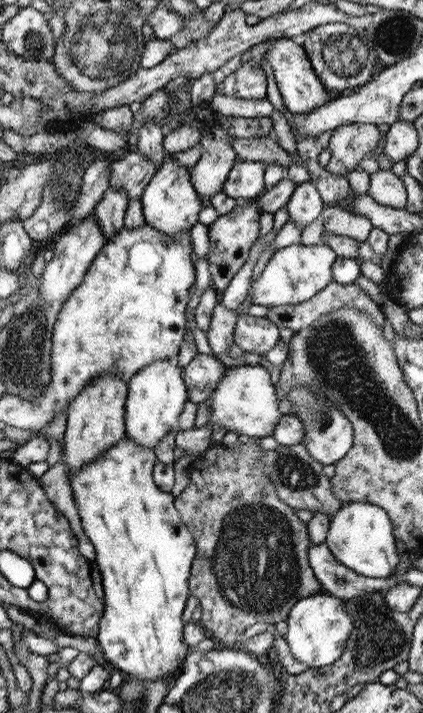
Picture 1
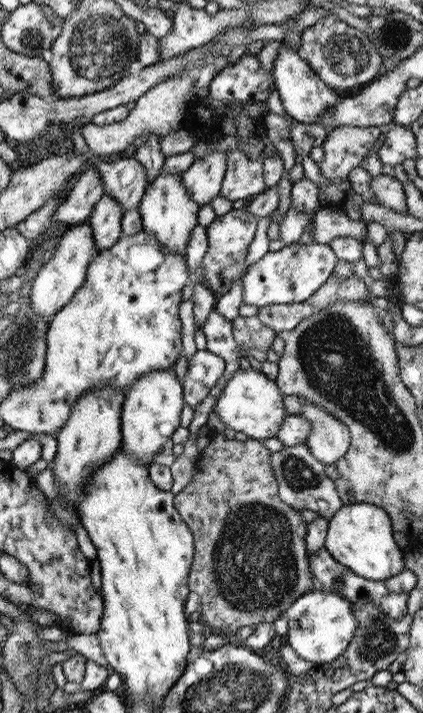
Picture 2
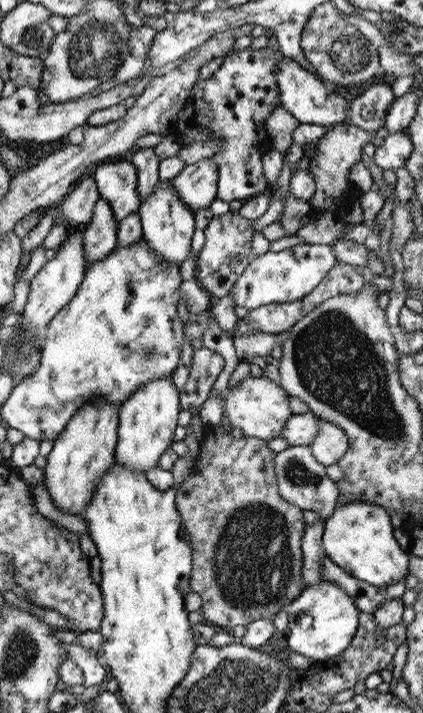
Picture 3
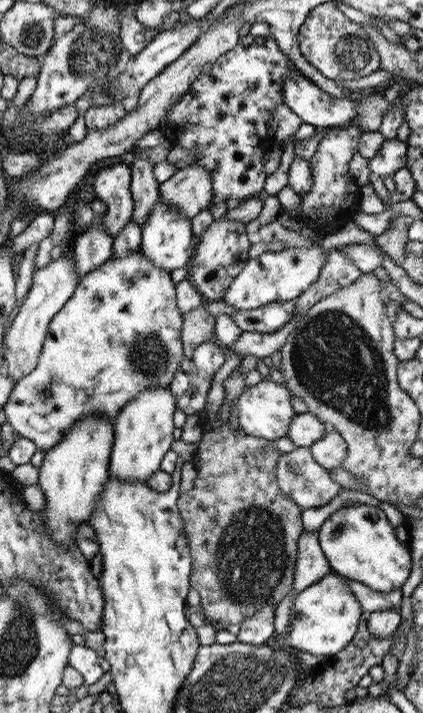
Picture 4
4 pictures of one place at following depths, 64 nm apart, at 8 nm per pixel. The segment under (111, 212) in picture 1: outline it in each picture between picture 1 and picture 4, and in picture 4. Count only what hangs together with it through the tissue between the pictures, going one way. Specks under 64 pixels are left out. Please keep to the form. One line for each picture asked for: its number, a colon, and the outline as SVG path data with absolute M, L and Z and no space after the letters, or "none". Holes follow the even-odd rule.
2: M103 196L91 216L89 216L89 228L91 228L91 238L93 238L93 246L95 246L95 254L109 250L121 236L121 218L123 218L123 210L121 206L109 198Z
3: M97 200L93 206L93 216L89 220L89 226L83 228L83 258L85 258L85 270L91 264L97 264L109 256L117 246L117 228L119 224L113 220L109 204L103 200Z
4: M95 200L91 204L91 212L95 214L95 222L91 228L87 228L81 234L73 236L73 260L75 260L75 272L79 280L105 264L111 258L111 248L113 240L109 234L103 230L101 220L105 216L105 204L101 200Z

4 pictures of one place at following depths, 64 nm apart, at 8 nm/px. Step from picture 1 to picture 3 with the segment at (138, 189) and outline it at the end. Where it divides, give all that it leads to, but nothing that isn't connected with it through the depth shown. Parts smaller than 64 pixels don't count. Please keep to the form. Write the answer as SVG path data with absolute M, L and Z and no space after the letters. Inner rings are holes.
M111 160L101 162L91 168L91 176L99 194L99 200L109 204L113 220L121 224L127 216L137 214L139 194L137 194L137 172L131 162Z

